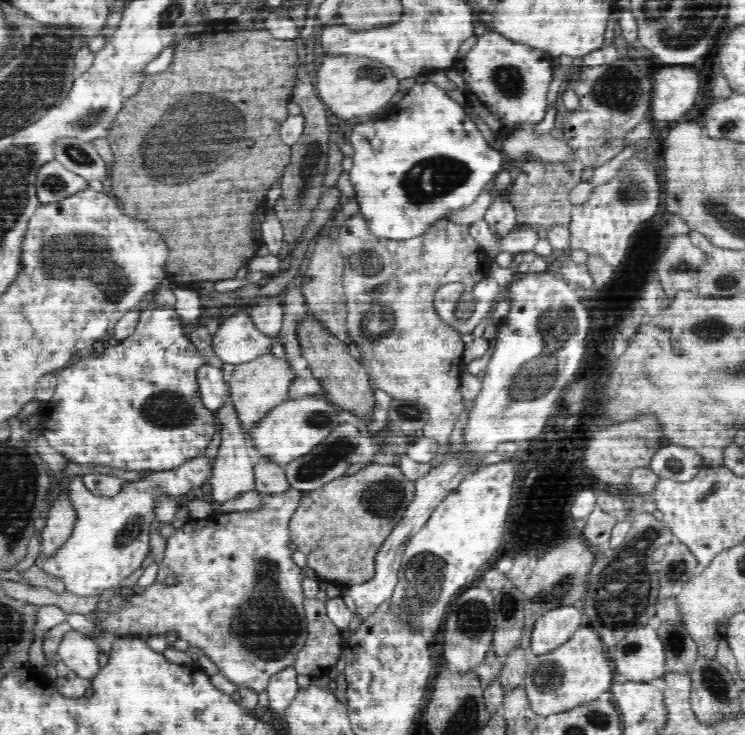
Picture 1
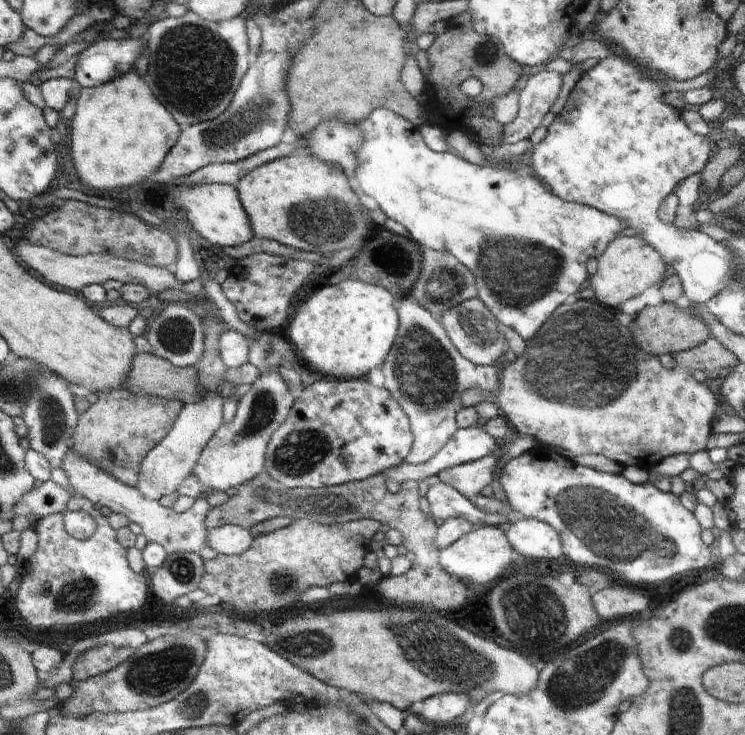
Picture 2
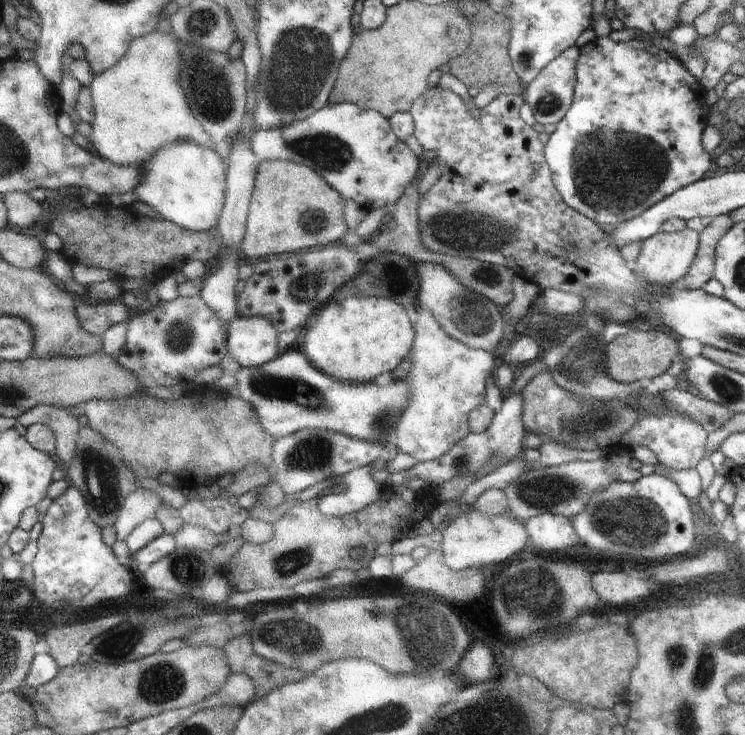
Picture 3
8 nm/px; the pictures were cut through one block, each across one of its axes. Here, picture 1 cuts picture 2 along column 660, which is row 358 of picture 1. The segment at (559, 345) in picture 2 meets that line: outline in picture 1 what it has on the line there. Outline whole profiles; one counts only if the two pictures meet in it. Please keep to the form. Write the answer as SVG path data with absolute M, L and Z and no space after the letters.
M360 213L353 214L342 223L337 241L345 262L343 288L349 305L347 328L351 341L360 349L364 360L362 364L369 370L371 382L392 399L424 405L428 409L428 421L419 434L435 440L443 449L441 446L449 442L458 416L465 410L460 383L462 370L466 366L462 357L466 346L462 334L446 324L437 313L428 312L428 306L433 307L438 288L446 284L460 282L470 288L488 277L491 274L488 254L469 233L467 225L454 224L448 218L436 220L422 236L392 240L374 236L369 231L366 219Z

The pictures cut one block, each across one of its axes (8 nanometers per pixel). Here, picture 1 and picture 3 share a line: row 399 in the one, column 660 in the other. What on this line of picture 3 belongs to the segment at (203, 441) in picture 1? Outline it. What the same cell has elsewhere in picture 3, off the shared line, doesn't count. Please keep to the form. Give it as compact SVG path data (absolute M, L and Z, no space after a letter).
M609 36L606 38L596 37L580 50L580 66L576 66L576 102L572 101L572 110L568 110L568 118L564 122L558 122L556 130L547 136L546 160L551 168L552 179L556 190L563 196L564 202L576 212L592 219L605 229L611 229L622 222L628 222L640 214L644 214L651 206L670 197L672 193L683 189L685 186L698 182L712 164L710 154L702 146L702 132L708 123L708 104L706 104L706 92L702 86L690 86L686 80L694 80L694 76L685 65L677 60L677 57L666 51L656 50L653 45L641 45L635 40L627 42L615 42Z

